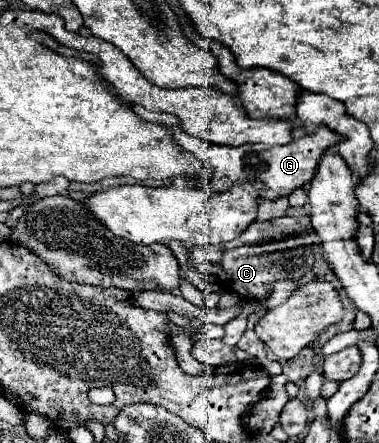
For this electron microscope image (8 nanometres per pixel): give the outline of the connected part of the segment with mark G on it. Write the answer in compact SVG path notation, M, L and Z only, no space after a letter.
M132 105L132 109L136 111L136 115L140 115L146 121L154 121L160 125L168 125L174 127L174 139L176 143L190 151L192 155L204 159L208 165L212 165L214 169L214 177L208 181L208 189L212 191L224 191L230 189L230 185L238 183L238 181L246 181L246 183L254 183L254 181L262 181L264 185L268 185L260 195L262 199L276 199L276 197L286 197L290 195L294 189L308 185L314 179L314 173L318 169L318 157L322 157L322 153L326 153L326 149L334 147L338 141L342 141L342 137L338 137L338 133L332 133L330 129L322 127L318 133L314 135L306 135L300 139L294 139L288 145L276 145L276 147L264 147L264 145L242 145L242 147L222 147L222 145L210 145L206 141L200 141L196 137L190 137L186 133L182 133L182 129L178 127L180 121L174 115L166 115L166 113L154 113L148 111L144 107Z

